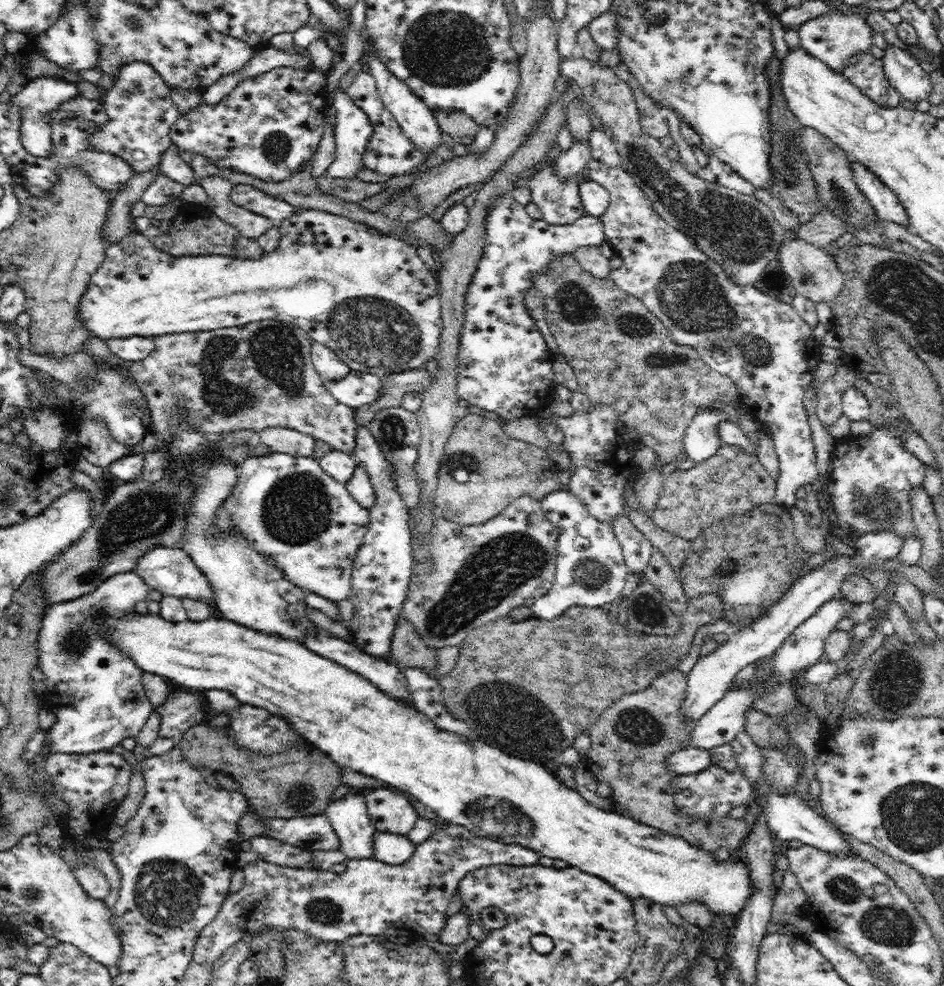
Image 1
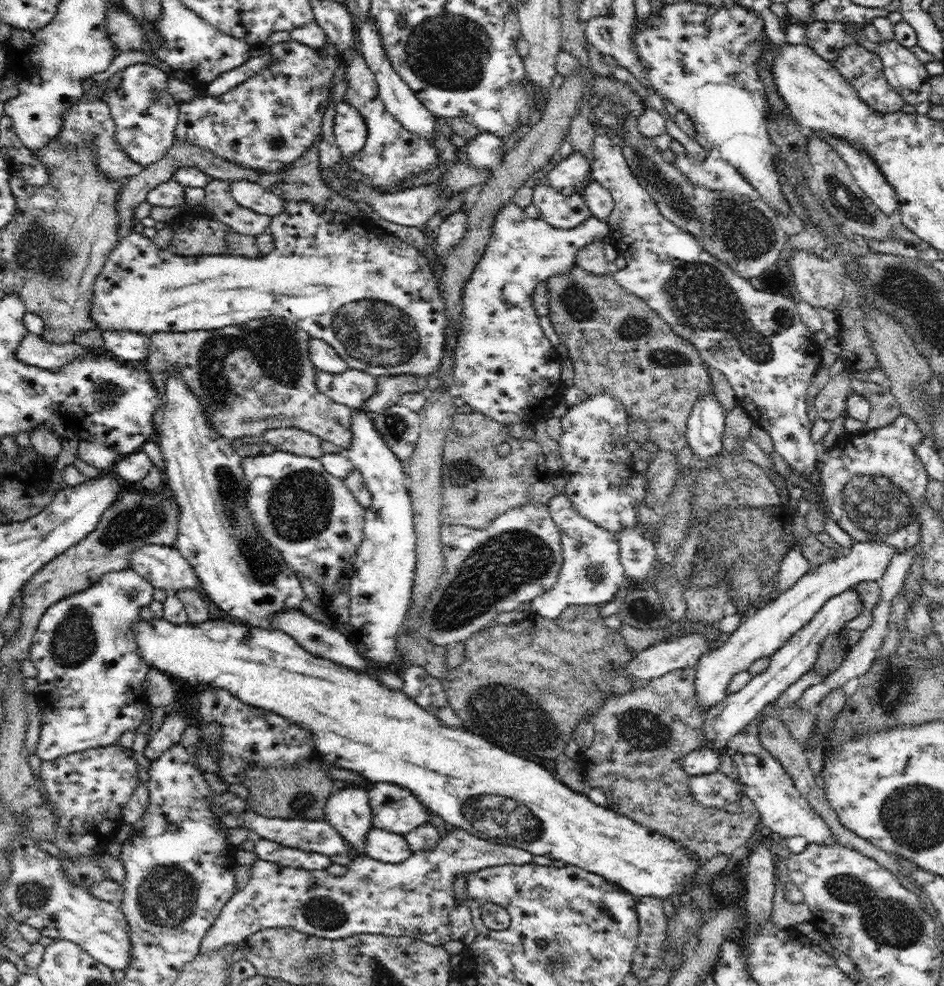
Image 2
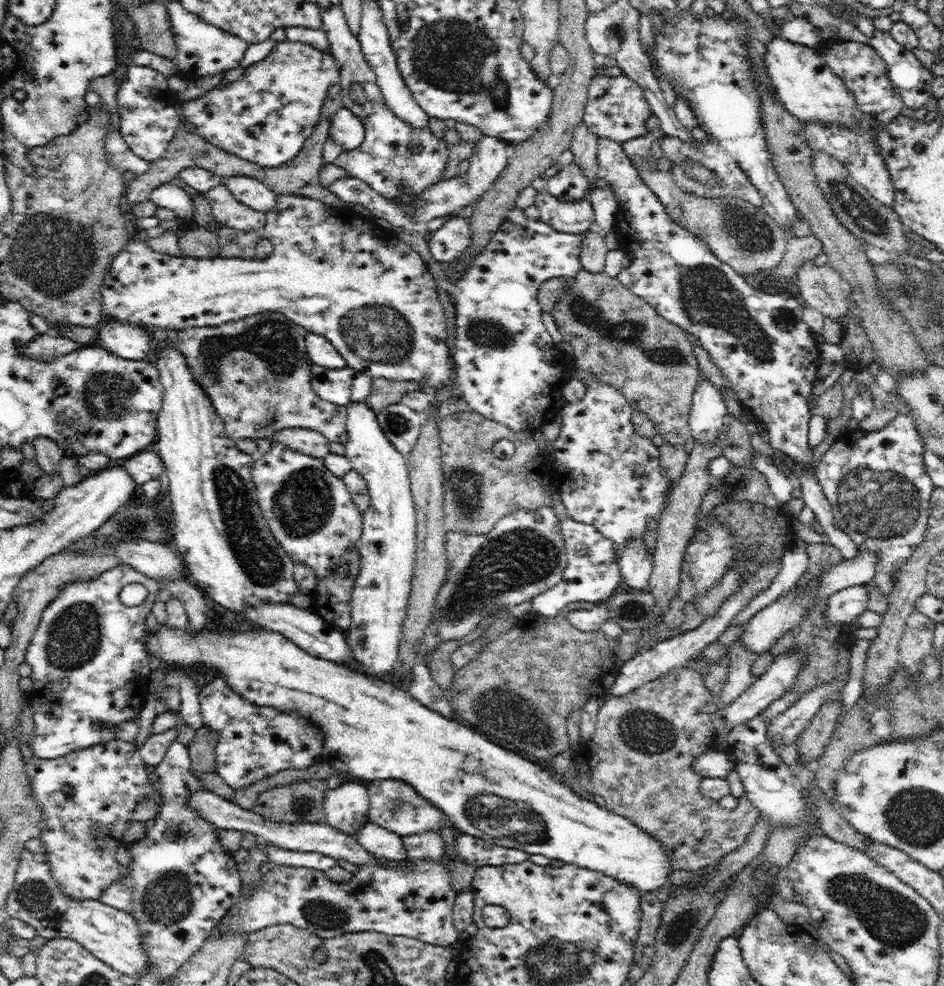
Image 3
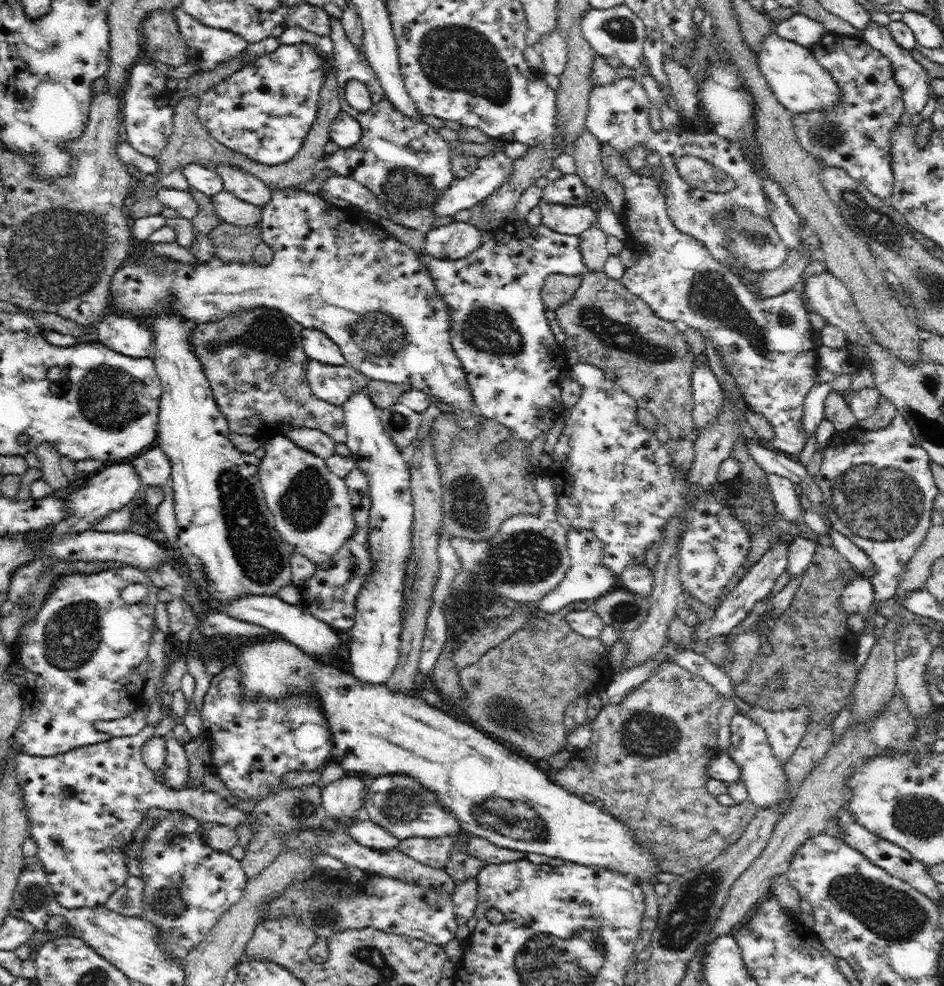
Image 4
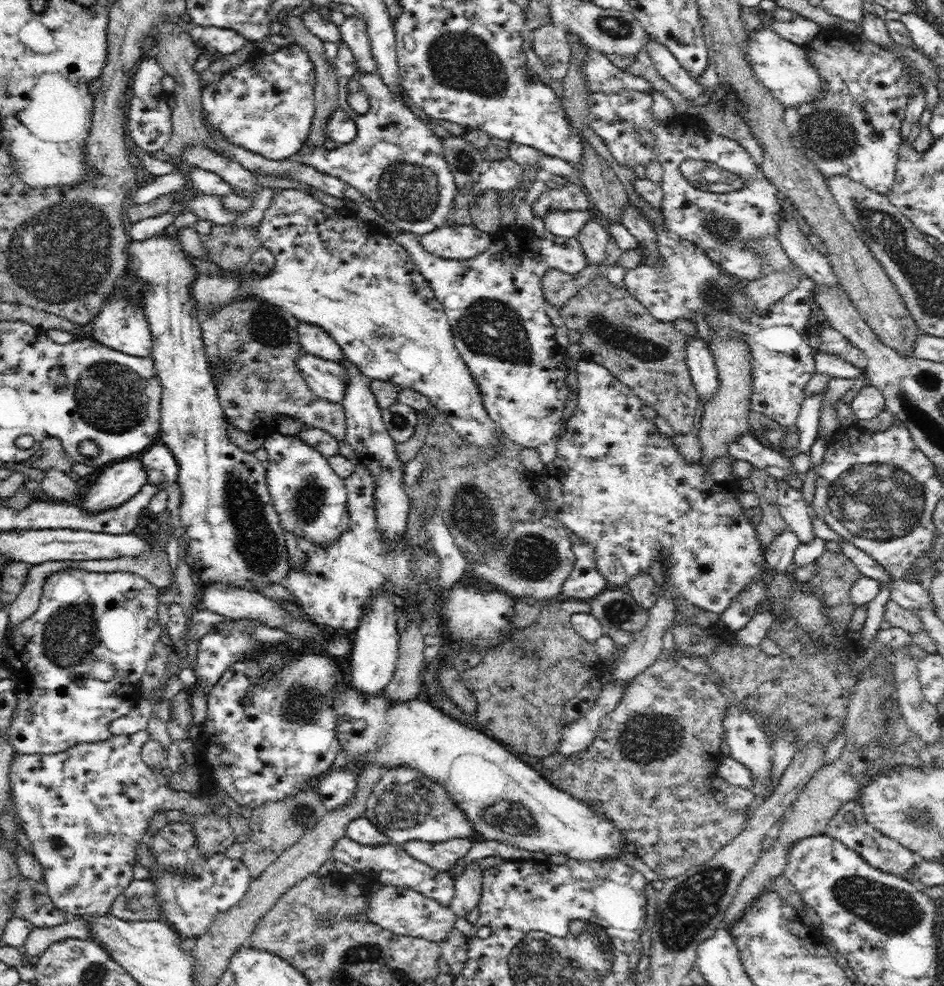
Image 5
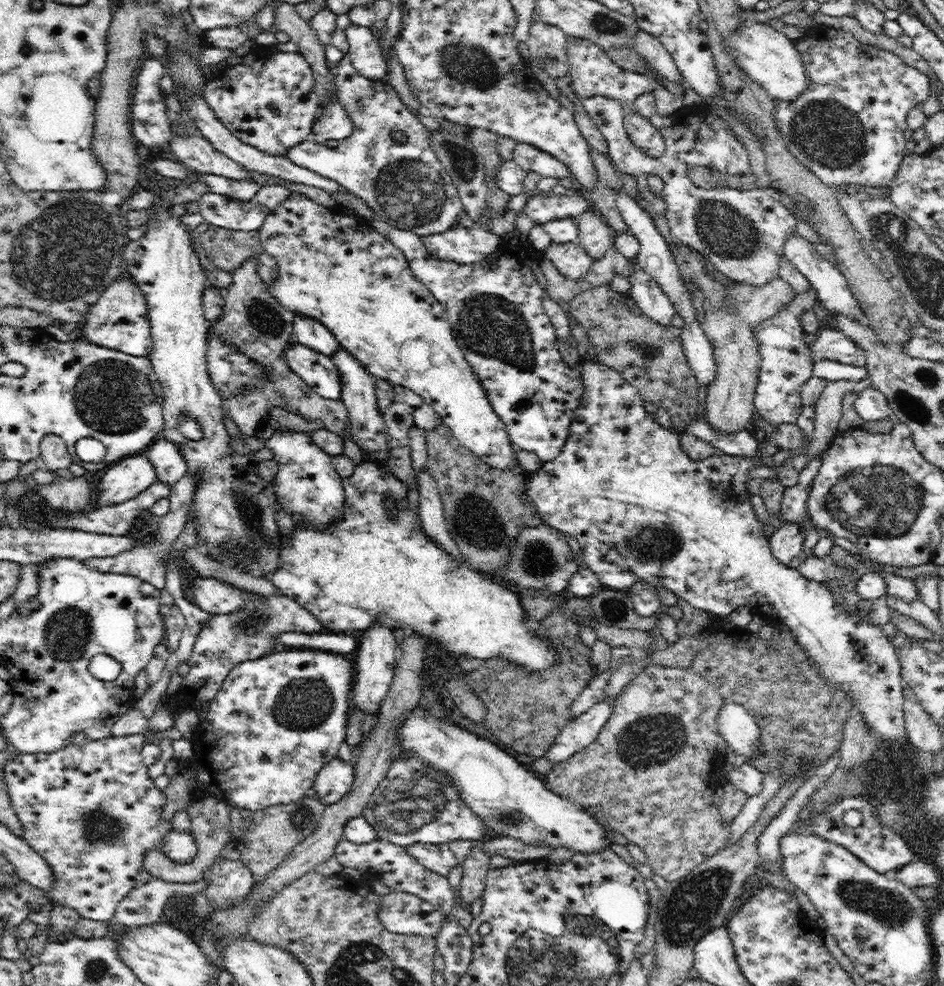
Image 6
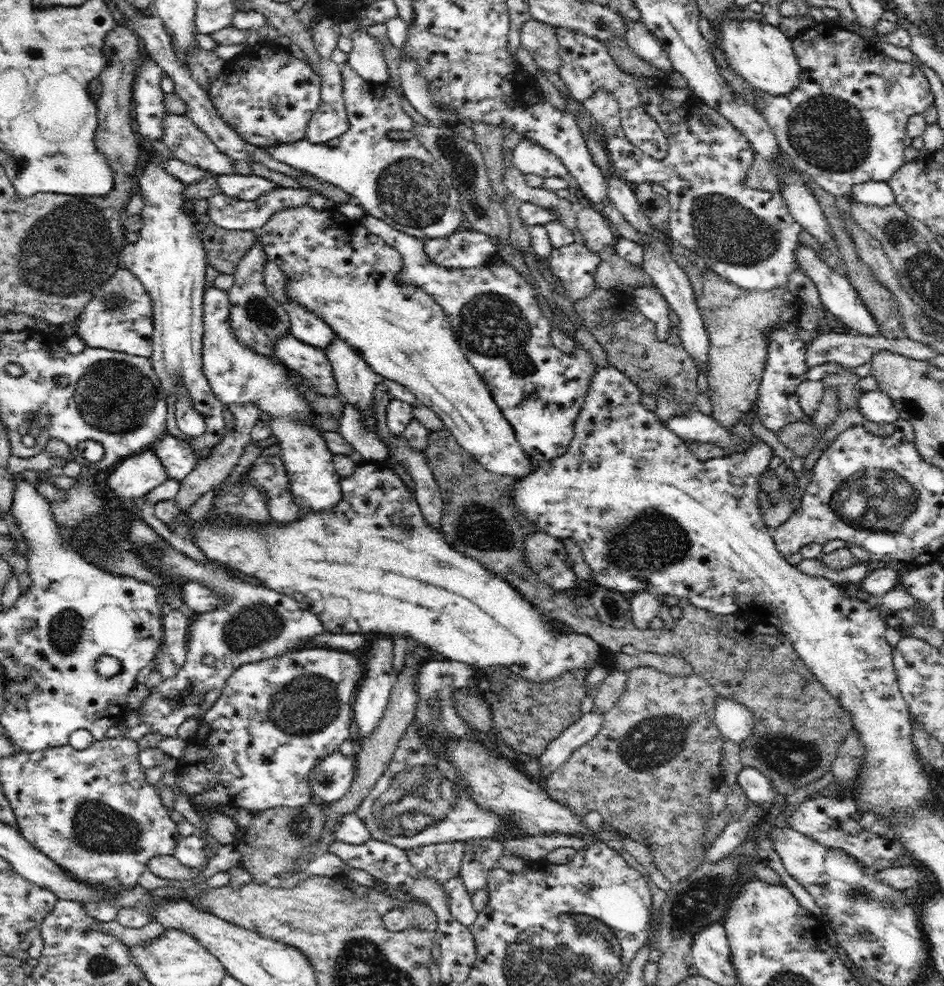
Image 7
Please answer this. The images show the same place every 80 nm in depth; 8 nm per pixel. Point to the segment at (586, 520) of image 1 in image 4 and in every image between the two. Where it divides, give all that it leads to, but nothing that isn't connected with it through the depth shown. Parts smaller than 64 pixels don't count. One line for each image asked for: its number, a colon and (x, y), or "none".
2: (591, 573)
3: (592, 574)
4: (587, 579)

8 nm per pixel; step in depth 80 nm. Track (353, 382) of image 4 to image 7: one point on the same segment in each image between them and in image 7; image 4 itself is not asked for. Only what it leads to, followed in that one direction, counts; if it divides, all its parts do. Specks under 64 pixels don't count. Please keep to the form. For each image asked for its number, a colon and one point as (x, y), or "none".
5: (327, 379)
6: (318, 371)
7: (312, 364)

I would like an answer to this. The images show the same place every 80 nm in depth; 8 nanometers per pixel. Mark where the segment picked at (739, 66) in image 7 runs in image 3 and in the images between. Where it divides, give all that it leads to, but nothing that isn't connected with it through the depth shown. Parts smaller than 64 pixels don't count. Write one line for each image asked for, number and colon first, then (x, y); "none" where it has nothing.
3: (807, 86)
4: (801, 84)
5: (782, 66)
6: (772, 60)

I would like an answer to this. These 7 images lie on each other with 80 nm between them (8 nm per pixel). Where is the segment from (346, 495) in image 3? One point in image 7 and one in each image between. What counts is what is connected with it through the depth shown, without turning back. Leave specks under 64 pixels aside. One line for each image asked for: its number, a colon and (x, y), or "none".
4: (312, 508)
5: (310, 498)
6: (307, 485)
7: (237, 375)

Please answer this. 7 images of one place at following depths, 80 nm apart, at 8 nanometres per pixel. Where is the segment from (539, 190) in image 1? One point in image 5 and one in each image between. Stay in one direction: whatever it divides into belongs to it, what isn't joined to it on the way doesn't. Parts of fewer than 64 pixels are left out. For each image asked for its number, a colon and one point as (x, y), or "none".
2: (560, 211)
3: (569, 217)
4: (573, 220)
5: (568, 224)

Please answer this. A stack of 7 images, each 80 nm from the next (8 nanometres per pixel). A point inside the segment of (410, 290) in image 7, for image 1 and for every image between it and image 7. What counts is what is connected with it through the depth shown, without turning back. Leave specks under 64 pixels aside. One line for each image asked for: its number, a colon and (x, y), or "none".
1: (367, 296)
2: (346, 280)
3: (343, 276)
4: (333, 270)
5: (332, 269)
6: (333, 267)

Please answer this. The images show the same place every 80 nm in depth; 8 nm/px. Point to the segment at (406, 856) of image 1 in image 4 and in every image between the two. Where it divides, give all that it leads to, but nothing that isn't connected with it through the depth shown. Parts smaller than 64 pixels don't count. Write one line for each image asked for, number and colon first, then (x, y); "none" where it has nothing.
2: (387, 847)
3: (383, 844)
4: (364, 831)

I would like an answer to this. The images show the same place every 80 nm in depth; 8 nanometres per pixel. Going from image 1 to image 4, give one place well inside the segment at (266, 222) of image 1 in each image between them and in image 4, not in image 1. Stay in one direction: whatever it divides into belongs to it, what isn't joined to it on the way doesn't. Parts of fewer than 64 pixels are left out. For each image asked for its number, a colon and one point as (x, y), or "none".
2: (218, 201)
3: (226, 210)
4: (228, 208)

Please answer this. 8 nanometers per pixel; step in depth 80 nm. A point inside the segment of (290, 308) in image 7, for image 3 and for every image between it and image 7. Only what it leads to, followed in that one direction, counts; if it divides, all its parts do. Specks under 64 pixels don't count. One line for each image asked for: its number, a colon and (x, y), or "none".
3: (321, 351)
4: (318, 346)
5: (313, 339)
6: (306, 331)

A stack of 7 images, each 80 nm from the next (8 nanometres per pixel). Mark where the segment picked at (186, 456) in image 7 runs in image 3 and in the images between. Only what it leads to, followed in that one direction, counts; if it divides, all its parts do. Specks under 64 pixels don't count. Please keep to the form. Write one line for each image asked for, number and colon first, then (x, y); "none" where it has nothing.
3: (145, 465)
4: (153, 467)
5: (161, 467)
6: (171, 466)

